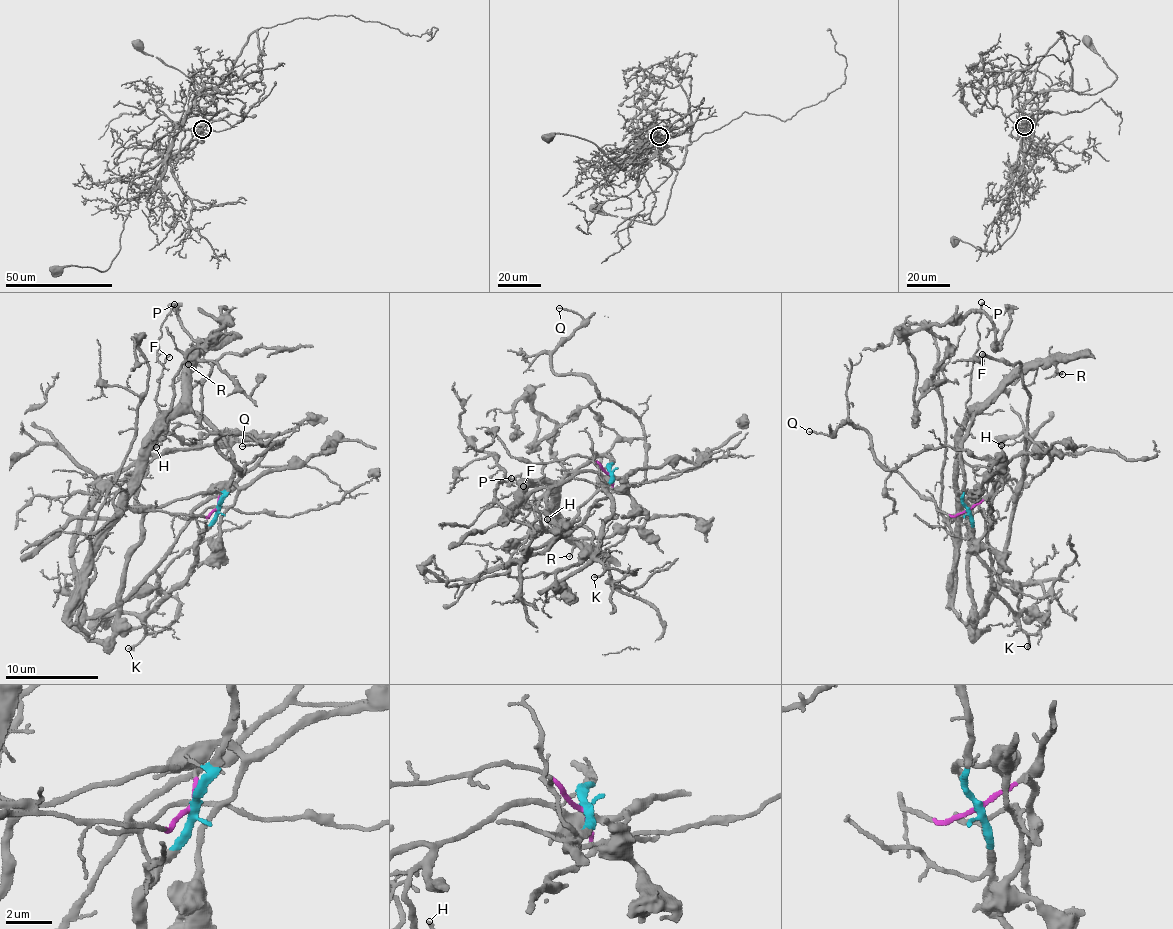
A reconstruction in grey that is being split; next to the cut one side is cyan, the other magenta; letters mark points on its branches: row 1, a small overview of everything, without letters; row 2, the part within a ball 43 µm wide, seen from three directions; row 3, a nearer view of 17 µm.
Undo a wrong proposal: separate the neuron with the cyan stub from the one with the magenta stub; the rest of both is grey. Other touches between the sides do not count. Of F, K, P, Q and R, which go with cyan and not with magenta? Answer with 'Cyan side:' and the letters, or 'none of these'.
Cyan side: F, K, P, R

